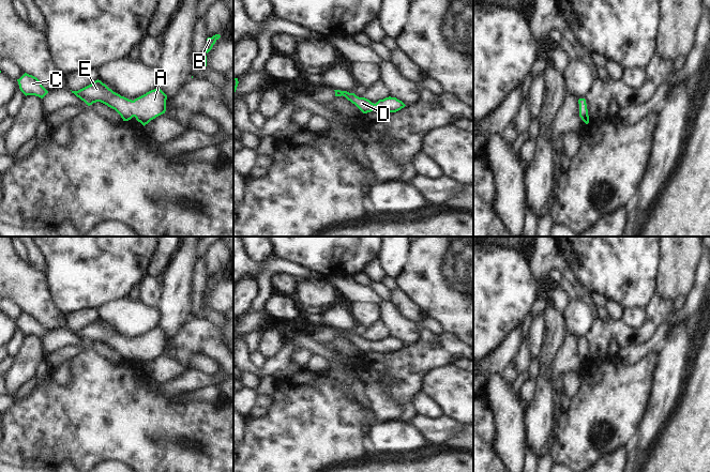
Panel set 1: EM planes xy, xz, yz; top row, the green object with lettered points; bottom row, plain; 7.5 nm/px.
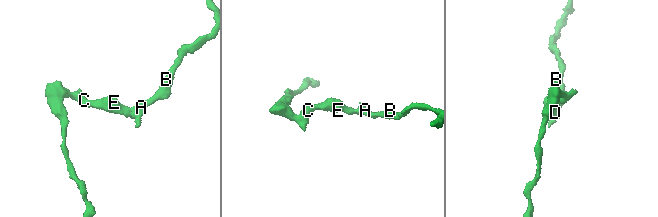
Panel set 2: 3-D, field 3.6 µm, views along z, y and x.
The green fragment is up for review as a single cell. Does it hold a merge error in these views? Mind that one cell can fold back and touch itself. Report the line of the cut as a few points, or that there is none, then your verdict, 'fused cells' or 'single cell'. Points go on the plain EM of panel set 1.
cut none; single cell

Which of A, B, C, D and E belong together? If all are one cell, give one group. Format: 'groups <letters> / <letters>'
groups A B C D E

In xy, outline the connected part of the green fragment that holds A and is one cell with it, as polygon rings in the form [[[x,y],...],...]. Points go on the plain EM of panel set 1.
[[[97,319],[78,331],[72,331],[72,333],[88,346],[96,341],[107,345],[115,349],[123,361],[135,356],[143,366],[166,351],[167,335],[158,328],[132,340],[114,332]]]

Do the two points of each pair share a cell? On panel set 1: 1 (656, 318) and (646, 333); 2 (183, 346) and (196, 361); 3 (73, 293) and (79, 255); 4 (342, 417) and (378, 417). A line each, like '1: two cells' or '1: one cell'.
1: one cell
2: two cells
3: one cell
4: two cells

